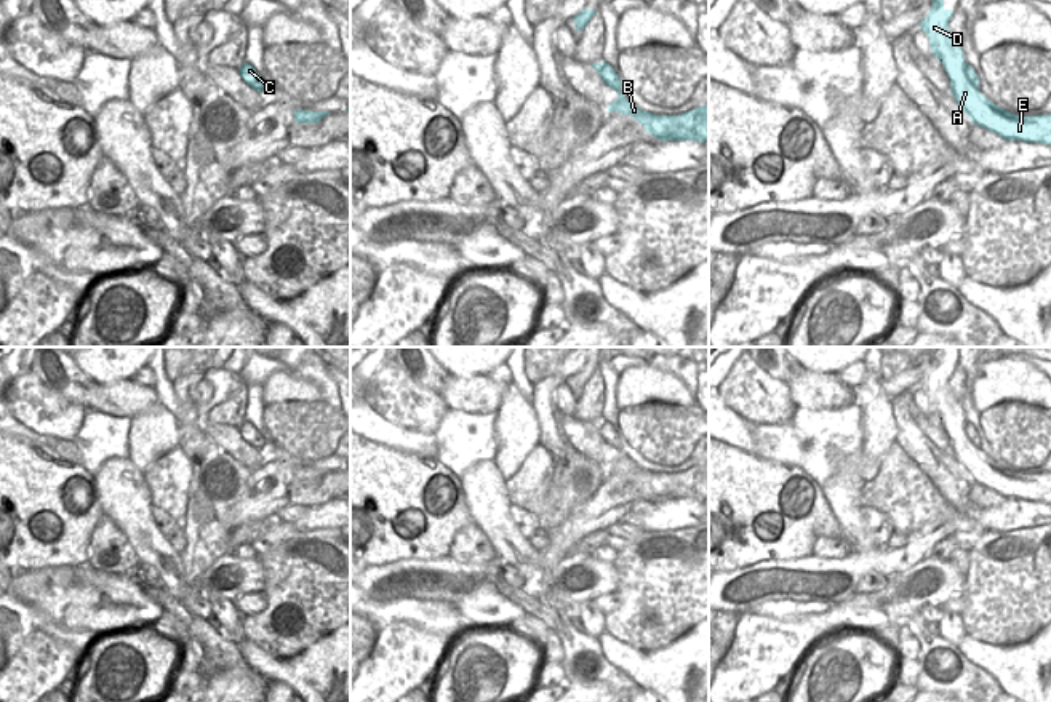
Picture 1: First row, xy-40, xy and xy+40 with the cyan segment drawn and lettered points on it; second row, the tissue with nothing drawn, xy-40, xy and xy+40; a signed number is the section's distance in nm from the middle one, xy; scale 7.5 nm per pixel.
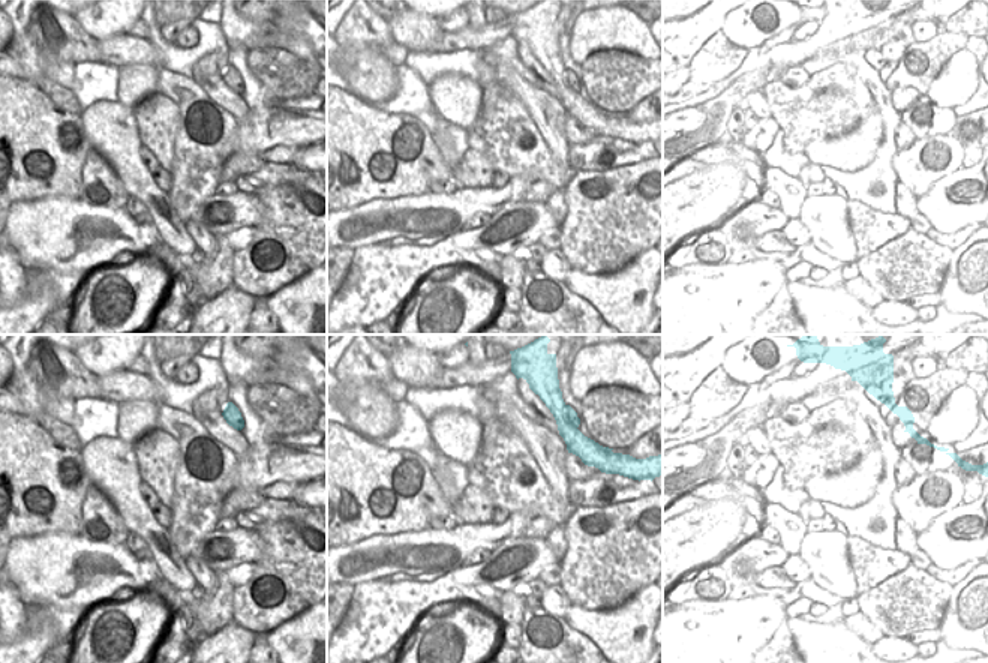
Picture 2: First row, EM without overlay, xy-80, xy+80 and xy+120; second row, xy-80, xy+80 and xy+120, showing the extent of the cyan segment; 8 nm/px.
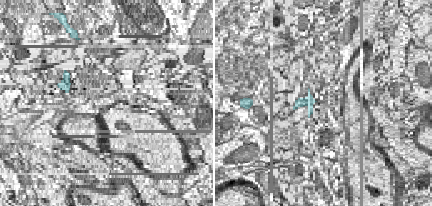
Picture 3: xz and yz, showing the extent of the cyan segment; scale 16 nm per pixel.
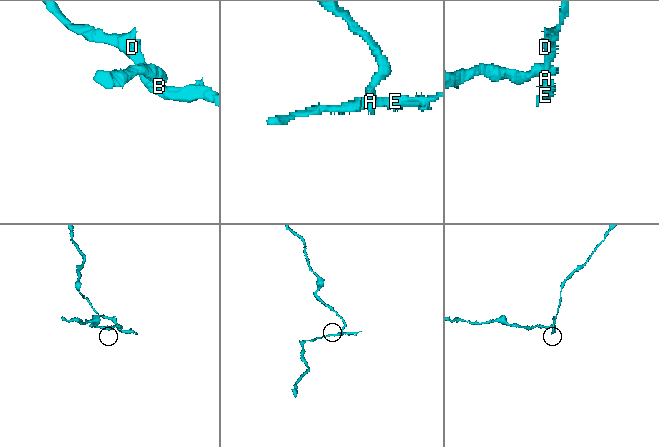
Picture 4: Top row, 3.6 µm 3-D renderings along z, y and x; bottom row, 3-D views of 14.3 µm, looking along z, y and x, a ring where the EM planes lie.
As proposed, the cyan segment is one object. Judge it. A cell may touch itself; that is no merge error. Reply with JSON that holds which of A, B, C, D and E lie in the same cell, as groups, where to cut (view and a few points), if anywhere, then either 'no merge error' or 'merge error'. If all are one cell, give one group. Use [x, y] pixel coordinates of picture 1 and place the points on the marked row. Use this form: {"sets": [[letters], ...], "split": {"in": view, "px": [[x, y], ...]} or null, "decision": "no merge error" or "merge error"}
{"sets": [["A", "B", "D", "E"], ["C"]], "split": {"in": "xy+40", "px": [[965, 63], [965, 77], [976, 88]]}, "decision": "merge error"}

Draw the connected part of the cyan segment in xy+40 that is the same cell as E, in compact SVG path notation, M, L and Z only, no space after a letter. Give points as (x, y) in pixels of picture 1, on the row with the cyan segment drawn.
M933 0L931 10L920 22L928 35L931 53L941 61L949 78L952 96L974 125L993 131L1005 141L1024 141L1051 146L1051 114L1014 115L995 106L968 78L963 70L961 42L949 30L953 10L944 8L944 0Z

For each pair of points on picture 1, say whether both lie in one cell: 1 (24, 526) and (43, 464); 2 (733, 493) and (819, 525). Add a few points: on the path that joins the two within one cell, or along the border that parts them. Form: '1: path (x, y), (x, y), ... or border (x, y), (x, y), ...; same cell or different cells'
1: path (26, 510), (26, 485), (29, 480); same cell
2: path (747, 520), (762, 542), (776, 542), (792, 526); same cell

